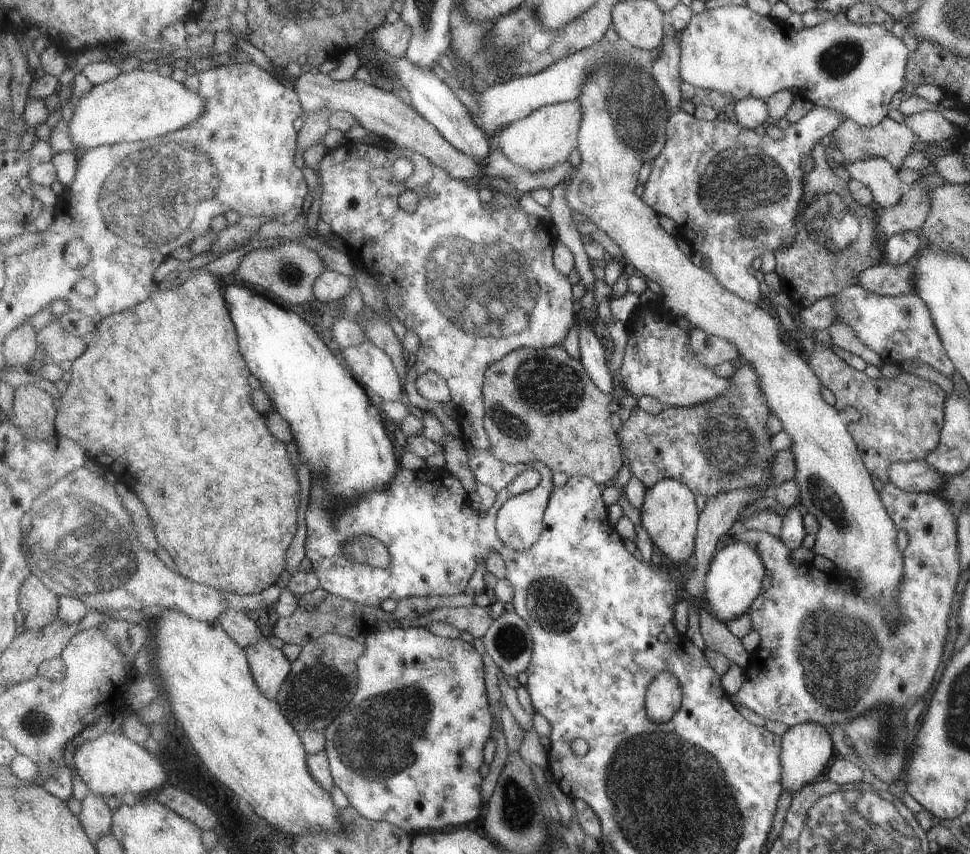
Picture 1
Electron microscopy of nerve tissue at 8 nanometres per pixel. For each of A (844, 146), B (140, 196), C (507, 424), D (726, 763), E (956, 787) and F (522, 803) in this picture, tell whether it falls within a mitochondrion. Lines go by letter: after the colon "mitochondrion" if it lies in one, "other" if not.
A: other
B: mitochondrion
C: mitochondrion
D: other
E: other
F: mitochondrion

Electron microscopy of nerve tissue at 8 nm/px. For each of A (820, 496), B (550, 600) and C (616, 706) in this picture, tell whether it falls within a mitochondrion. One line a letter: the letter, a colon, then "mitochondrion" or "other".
A: mitochondrion
B: mitochondrion
C: other

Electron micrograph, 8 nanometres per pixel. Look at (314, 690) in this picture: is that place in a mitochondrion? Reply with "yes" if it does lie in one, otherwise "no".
yes

